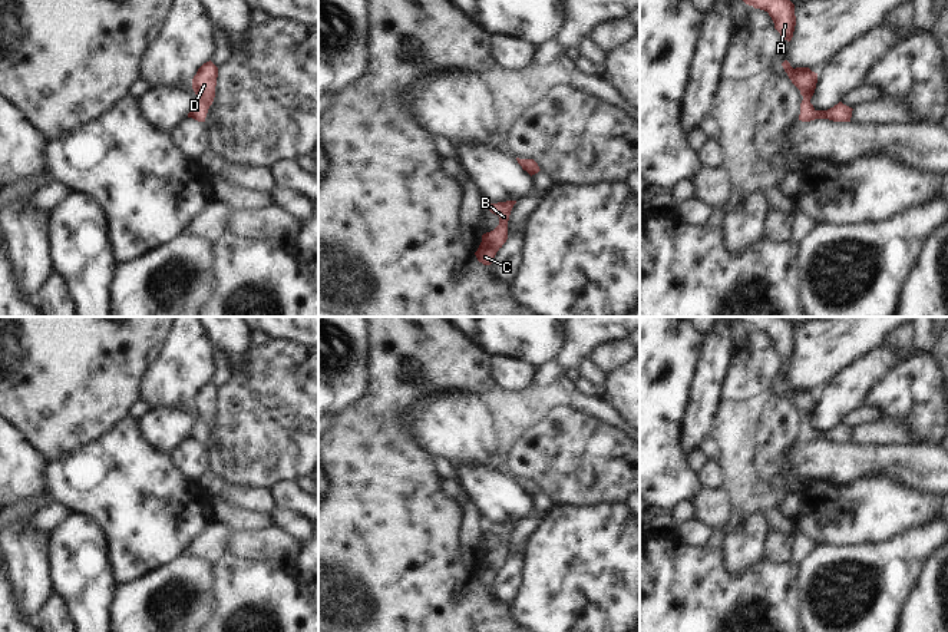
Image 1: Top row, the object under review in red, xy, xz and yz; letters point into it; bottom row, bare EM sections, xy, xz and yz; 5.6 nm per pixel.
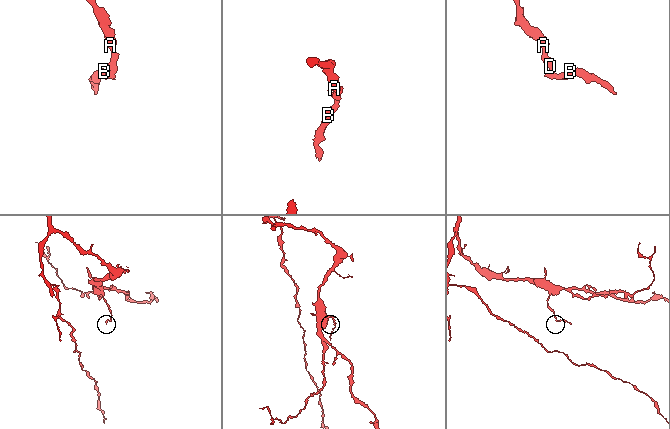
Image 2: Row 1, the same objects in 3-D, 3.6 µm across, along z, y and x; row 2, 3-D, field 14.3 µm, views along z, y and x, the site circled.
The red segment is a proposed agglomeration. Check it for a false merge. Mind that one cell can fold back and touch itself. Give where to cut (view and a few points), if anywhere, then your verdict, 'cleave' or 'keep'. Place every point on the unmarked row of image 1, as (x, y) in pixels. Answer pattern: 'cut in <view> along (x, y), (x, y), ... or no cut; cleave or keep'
no cut; keep

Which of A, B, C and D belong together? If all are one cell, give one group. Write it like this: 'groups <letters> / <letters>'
groups A B C D

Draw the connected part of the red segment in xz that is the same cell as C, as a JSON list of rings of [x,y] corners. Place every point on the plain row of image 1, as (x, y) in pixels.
[[[506,522],[498,525],[488,525],[485,526],[492,535],[499,537],[499,546],[482,556],[482,563],[475,573],[479,583],[483,586],[490,586],[496,573],[502,569],[502,566],[508,560],[508,542],[511,532],[516,522]]]

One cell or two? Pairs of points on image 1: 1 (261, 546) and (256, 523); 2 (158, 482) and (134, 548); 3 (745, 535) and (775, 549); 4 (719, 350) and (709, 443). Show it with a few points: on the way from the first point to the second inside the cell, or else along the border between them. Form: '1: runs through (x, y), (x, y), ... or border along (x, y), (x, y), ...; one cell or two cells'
1: border along (273, 525), (251, 532), (234, 532); two cells
2: runs through (148, 498), (148, 518), (144, 532); one cell
3: border along (770, 529), (766, 538), (765, 555); two cells
4: border along (709, 434), (697, 447); two cells

